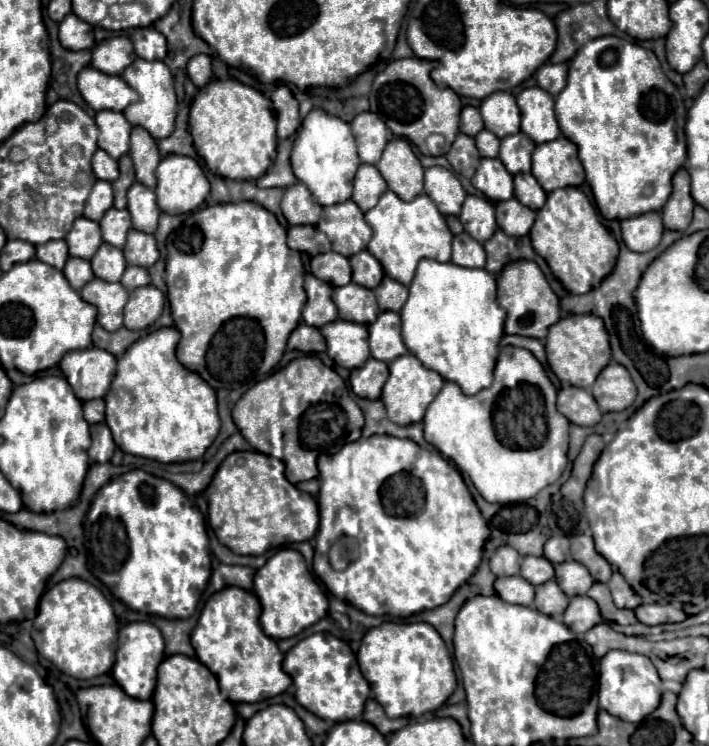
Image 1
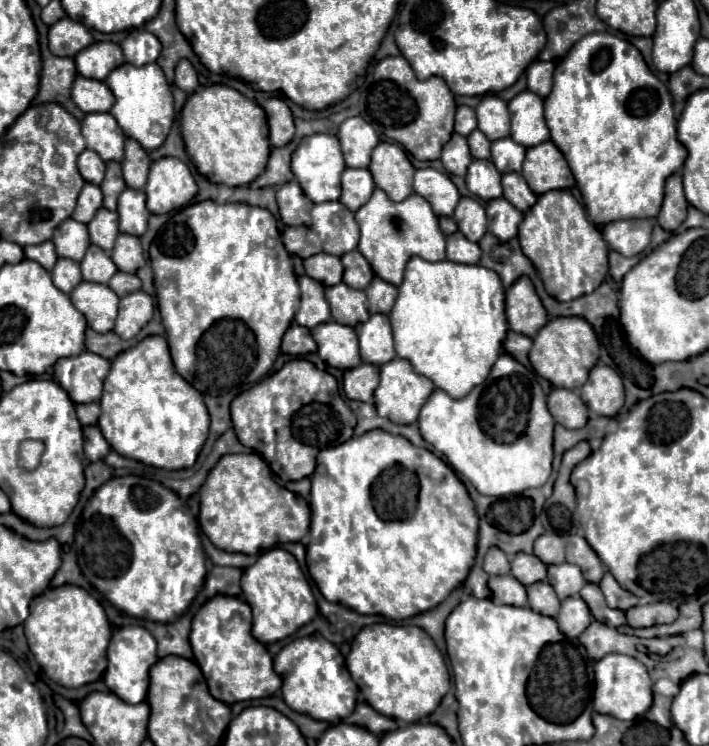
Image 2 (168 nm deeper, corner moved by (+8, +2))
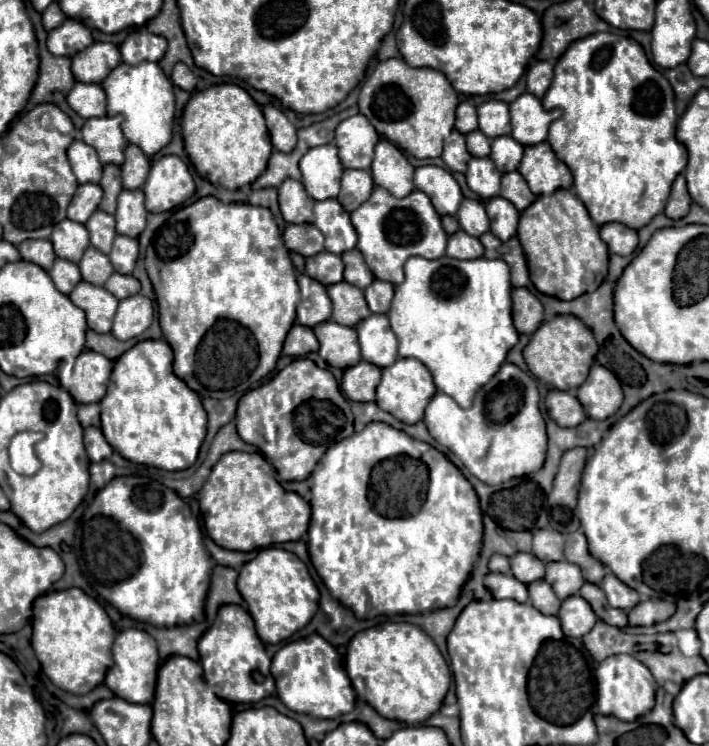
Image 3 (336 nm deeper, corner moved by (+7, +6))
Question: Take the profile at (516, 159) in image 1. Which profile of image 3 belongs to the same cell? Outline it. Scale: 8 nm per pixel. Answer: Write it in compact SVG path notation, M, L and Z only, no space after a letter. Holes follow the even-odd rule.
M499 136L491 142L491 154L489 158L499 166L501 172L511 172L519 168L519 162L523 158L523 146L515 142L511 136Z

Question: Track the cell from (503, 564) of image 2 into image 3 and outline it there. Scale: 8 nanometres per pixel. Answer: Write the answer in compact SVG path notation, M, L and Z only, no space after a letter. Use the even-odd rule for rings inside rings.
M493 554L489 560L489 570L491 572L501 572L501 574L509 574L509 558L501 556L501 554Z

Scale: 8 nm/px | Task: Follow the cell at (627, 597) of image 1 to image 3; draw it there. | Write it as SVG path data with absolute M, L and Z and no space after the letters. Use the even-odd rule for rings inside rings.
M607 574L601 582L601 590L605 592L607 596L607 602L613 606L613 608L619 608L619 610L631 610L635 604L639 604L641 596L629 588L627 584L623 584L615 574Z

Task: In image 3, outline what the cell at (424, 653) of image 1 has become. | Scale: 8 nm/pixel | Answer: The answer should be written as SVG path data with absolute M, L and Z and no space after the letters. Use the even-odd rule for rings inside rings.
M381 622L379 626L357 632L347 646L345 670L361 700L373 706L383 718L405 724L421 724L431 714L435 714L441 708L451 683L451 670L435 642L419 626L409 622Z

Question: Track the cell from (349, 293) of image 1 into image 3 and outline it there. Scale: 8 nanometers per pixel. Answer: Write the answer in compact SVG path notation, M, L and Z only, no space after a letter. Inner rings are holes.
M337 282L335 286L327 286L327 294L333 302L333 322L339 322L343 326L355 326L359 320L371 314L363 298L363 290L351 286L349 282Z

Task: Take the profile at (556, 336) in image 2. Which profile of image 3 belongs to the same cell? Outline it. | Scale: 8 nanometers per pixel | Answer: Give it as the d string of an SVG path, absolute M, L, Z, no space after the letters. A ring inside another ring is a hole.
M553 316L551 320L545 320L523 350L529 370L541 382L567 392L577 390L585 382L595 354L597 342L593 338L593 332L575 316Z

